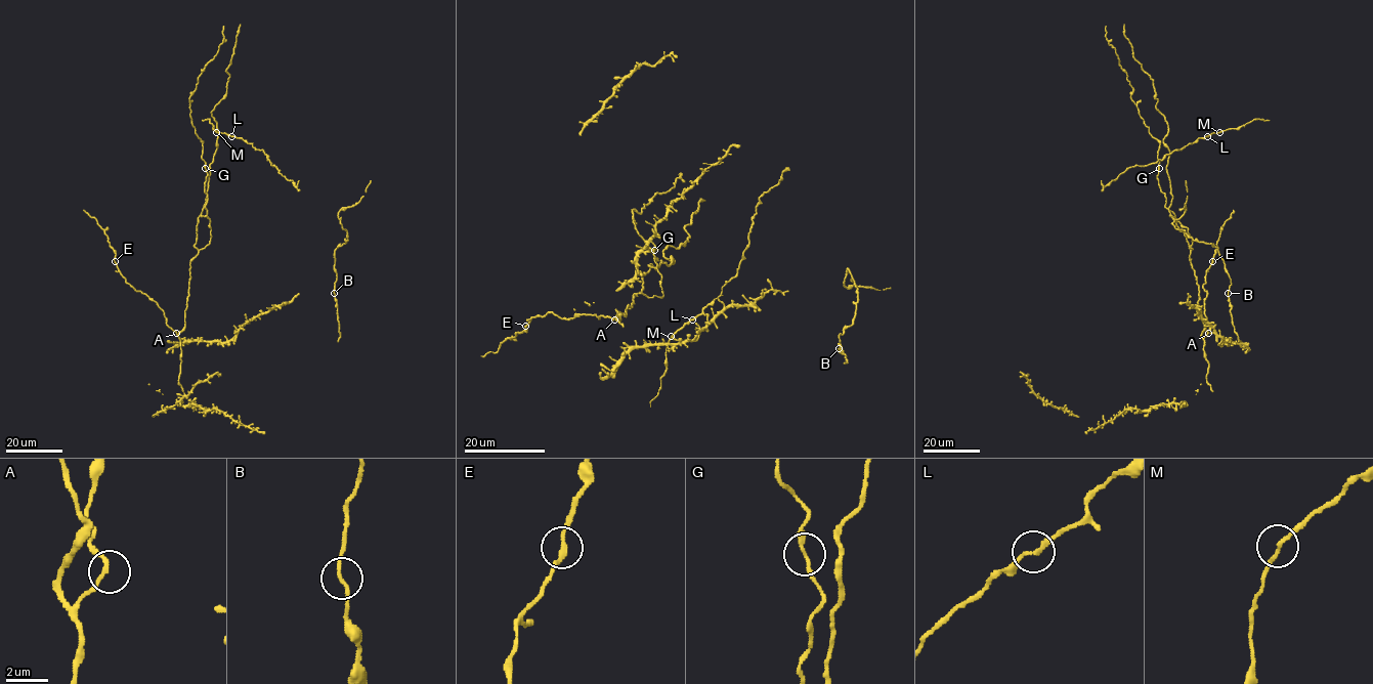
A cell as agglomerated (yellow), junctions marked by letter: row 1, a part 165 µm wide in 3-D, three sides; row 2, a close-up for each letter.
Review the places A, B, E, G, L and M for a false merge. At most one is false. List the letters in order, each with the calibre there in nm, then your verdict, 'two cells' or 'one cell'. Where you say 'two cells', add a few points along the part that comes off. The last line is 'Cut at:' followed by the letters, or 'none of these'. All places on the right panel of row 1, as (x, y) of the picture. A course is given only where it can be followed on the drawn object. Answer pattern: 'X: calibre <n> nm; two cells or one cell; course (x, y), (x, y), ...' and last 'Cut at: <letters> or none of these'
A: calibre 190 nm; one cell
B: calibre 160 nm; one cell
E: calibre 180 nm; one cell
G: calibre 180 nm; one cell
L: calibre 190 nm; one cell
M: calibre 180 nm; one cell
Cut at: none of these

